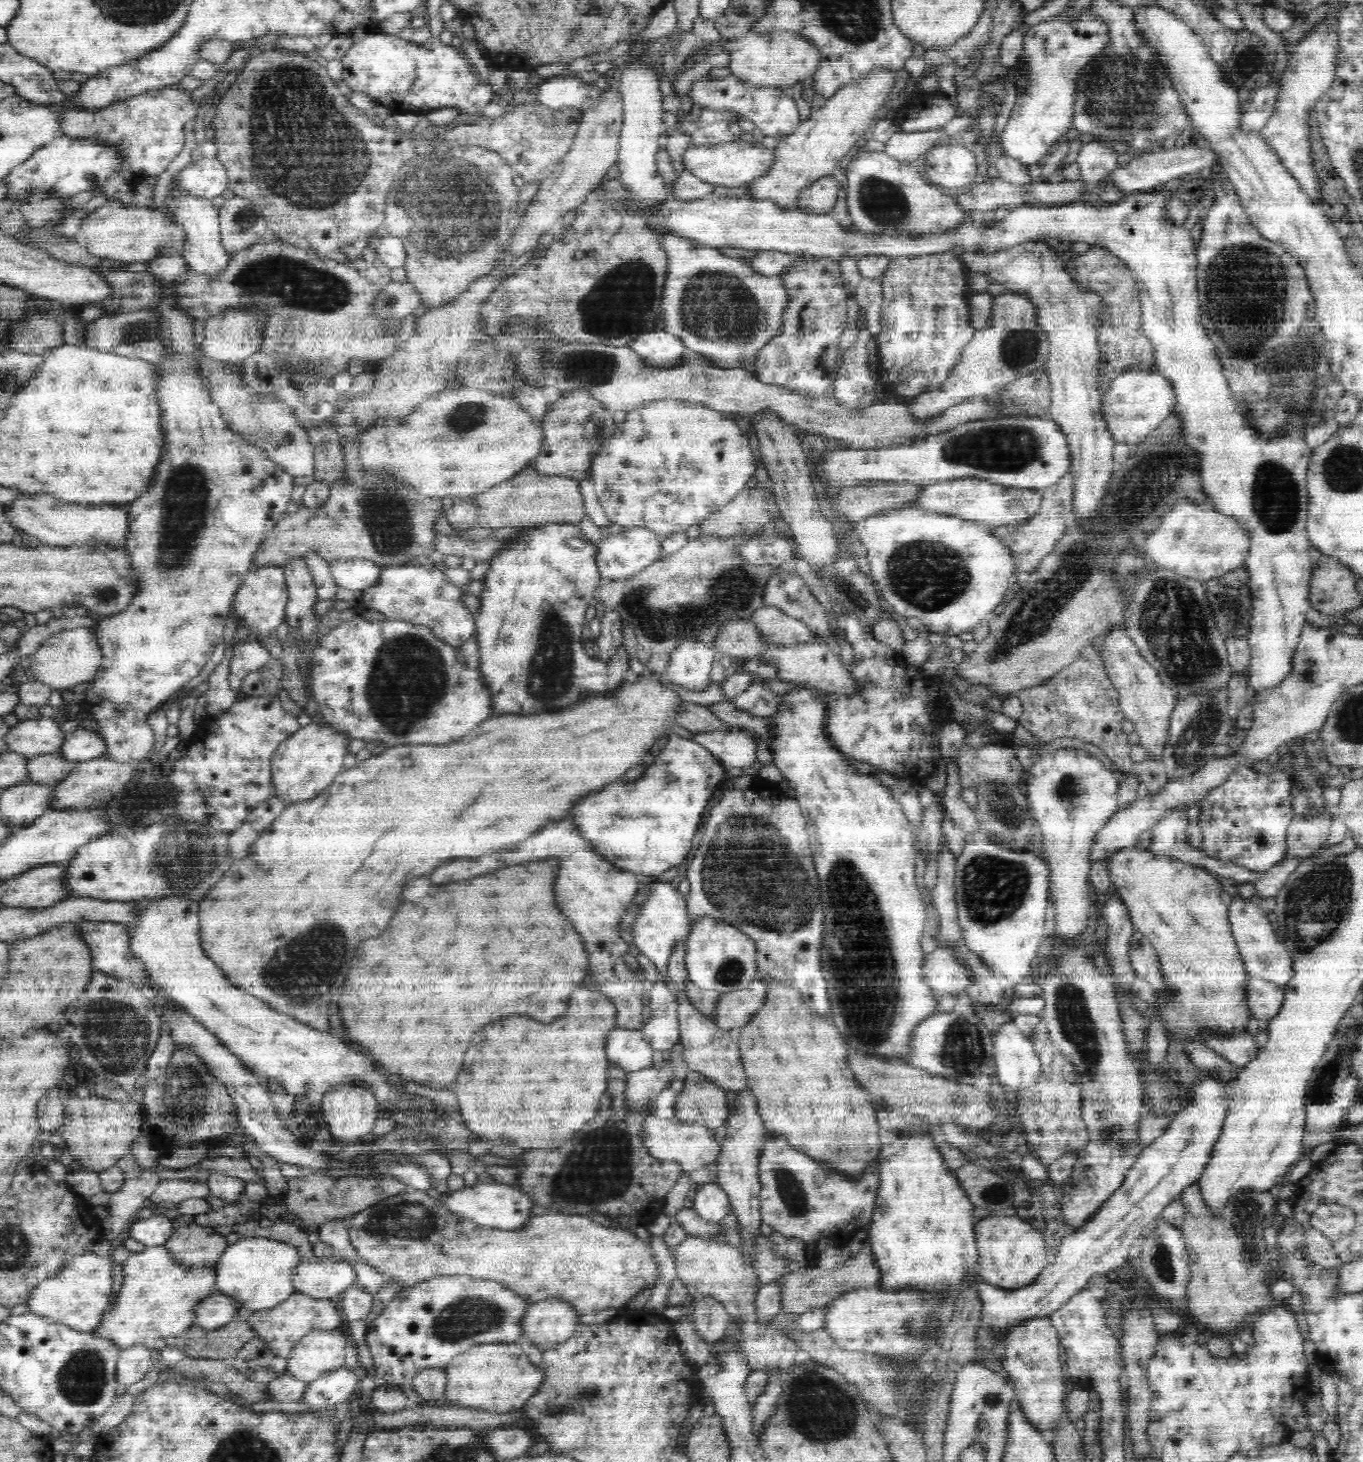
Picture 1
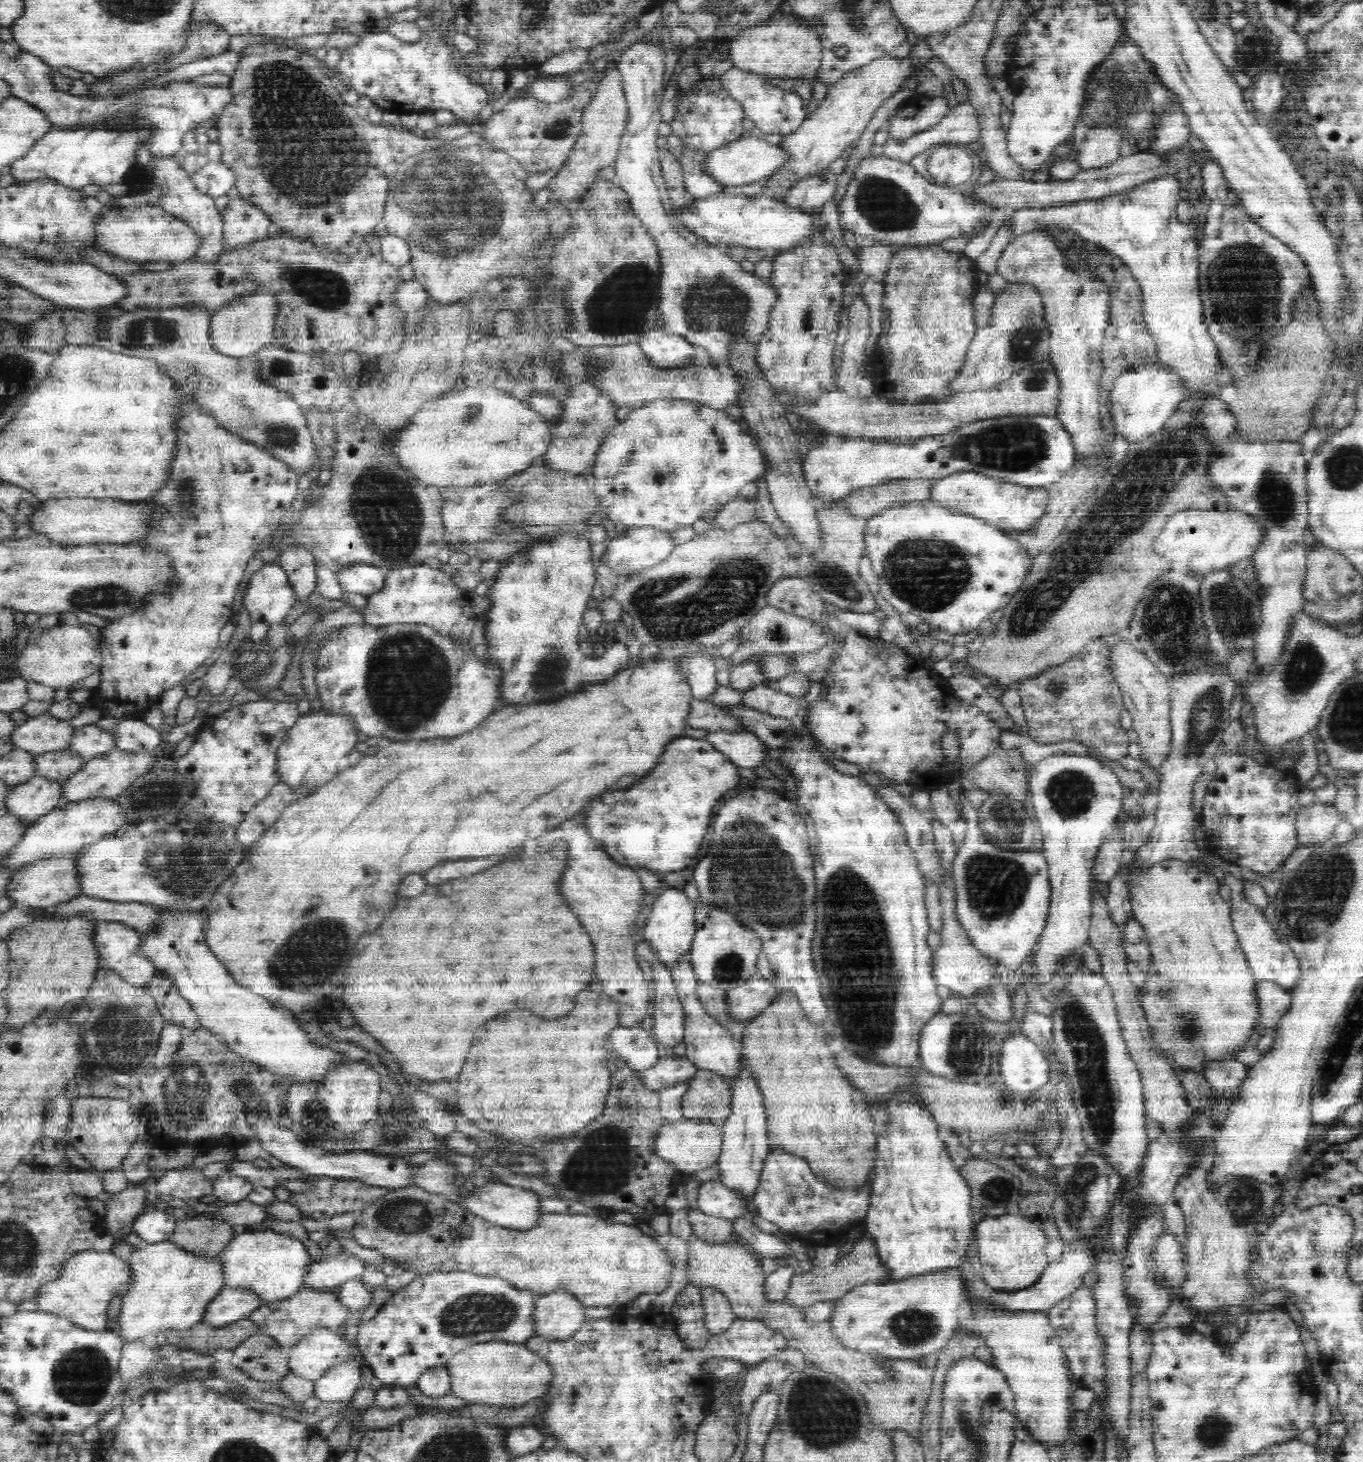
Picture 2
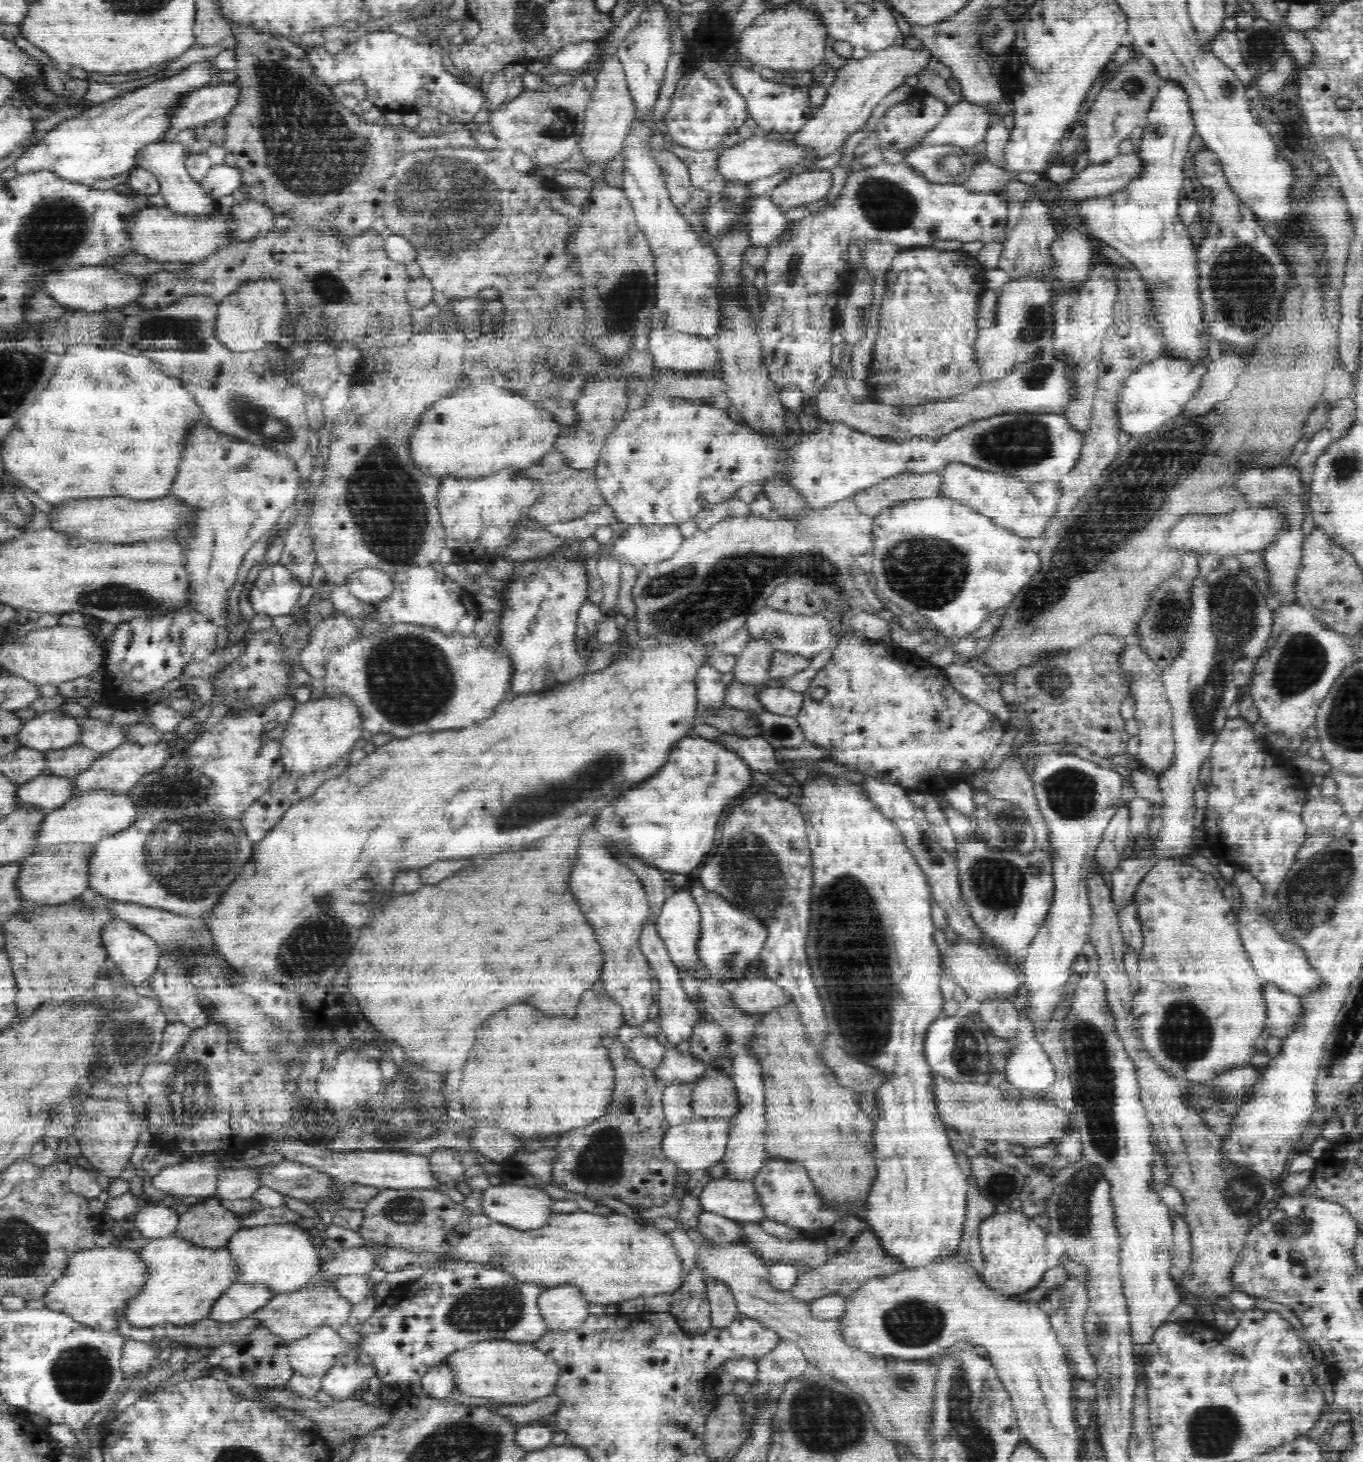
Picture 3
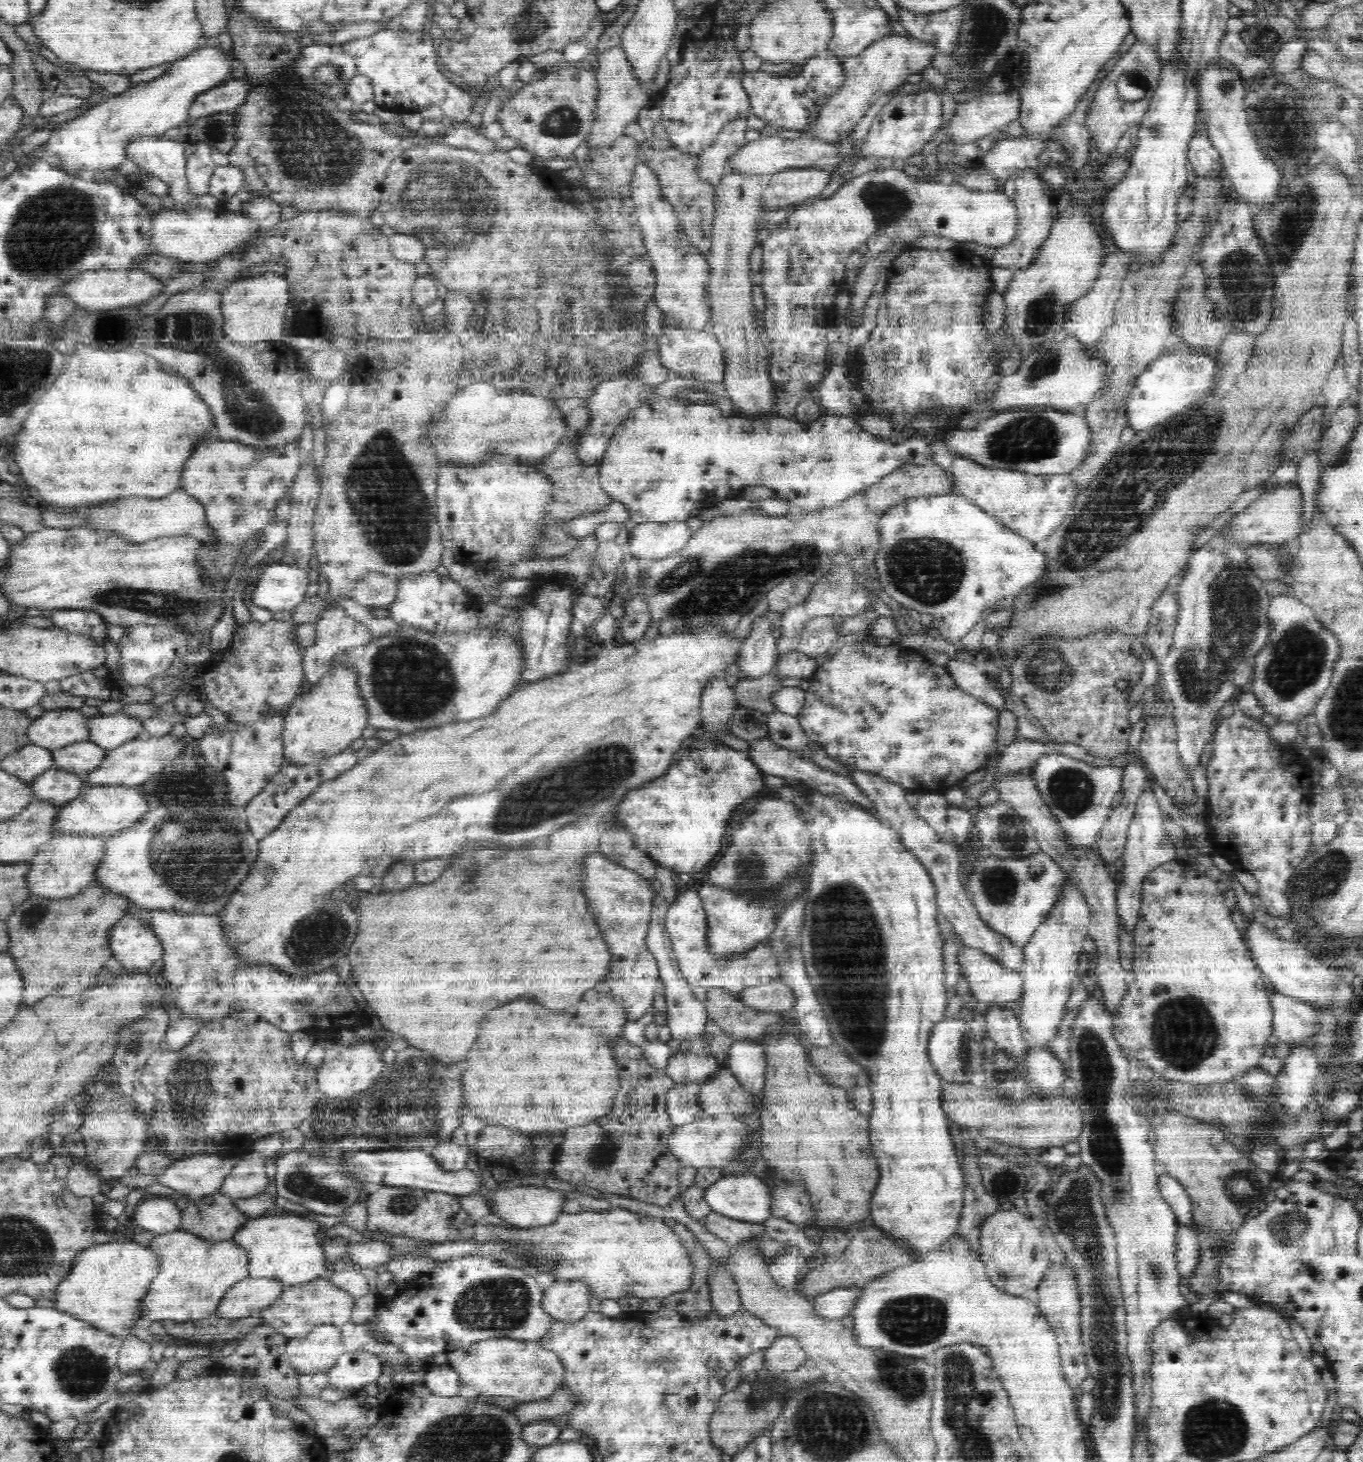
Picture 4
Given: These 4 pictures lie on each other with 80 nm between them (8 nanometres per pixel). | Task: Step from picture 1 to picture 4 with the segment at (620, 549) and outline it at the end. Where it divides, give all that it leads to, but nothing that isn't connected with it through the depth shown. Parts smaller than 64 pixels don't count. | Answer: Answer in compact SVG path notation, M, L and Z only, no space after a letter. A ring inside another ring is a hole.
M688 520L640 523L632 531L632 540L625 551L641 561L654 561L681 550L693 534Z

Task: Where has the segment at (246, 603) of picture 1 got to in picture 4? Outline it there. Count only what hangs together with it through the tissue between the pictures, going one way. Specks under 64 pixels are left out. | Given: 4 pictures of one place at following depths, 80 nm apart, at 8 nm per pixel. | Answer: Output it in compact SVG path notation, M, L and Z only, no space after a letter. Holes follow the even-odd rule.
M273 563L263 569L253 590L253 602L272 612L294 608L304 602L310 586L310 567Z

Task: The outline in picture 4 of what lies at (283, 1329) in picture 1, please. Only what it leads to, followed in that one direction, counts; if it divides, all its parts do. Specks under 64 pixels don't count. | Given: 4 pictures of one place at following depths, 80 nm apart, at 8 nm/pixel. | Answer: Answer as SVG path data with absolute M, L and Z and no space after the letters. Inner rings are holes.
M320 1276L311 1281L288 1286L274 1304L261 1309L257 1314L265 1320L266 1324L272 1325L280 1334L291 1339L308 1334L316 1325L330 1323L341 1328L351 1319L356 1300L352 1292L344 1290L325 1276Z

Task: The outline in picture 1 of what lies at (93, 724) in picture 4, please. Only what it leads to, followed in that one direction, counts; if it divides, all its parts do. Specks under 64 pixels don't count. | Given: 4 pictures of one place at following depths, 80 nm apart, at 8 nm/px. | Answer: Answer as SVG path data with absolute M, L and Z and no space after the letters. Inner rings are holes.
M79 727L66 735L65 744L60 752L66 758L89 761L106 754L107 742L99 731Z

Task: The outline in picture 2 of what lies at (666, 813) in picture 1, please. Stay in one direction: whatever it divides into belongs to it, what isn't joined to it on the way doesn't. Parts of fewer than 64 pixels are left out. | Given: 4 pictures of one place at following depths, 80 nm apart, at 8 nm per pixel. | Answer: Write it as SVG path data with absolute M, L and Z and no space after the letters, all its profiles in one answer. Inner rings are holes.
M684 735L672 741L660 766L628 790L606 794L586 810L590 834L622 865L676 872L696 864L722 798L742 784L740 766L707 739Z

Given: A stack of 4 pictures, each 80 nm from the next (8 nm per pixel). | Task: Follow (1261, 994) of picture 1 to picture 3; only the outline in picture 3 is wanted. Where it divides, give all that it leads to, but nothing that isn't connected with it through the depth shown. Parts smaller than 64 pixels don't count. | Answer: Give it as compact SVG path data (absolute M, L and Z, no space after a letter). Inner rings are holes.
M1266 984L1265 998L1269 1007L1267 1032L1278 1039L1286 1040L1305 1024L1309 1012L1302 999L1279 990L1274 984Z

